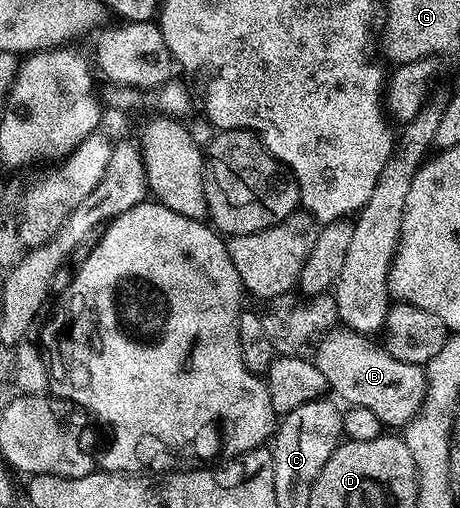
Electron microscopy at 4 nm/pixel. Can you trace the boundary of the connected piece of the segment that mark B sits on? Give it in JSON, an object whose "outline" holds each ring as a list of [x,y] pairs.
{"outline":[[[333,329],[316,344],[314,362],[322,373],[326,373],[329,388],[337,391],[345,399],[345,404],[370,409],[385,428],[400,429],[420,408],[428,376],[421,364],[398,361],[398,357],[391,355],[374,339],[349,329]]]}

